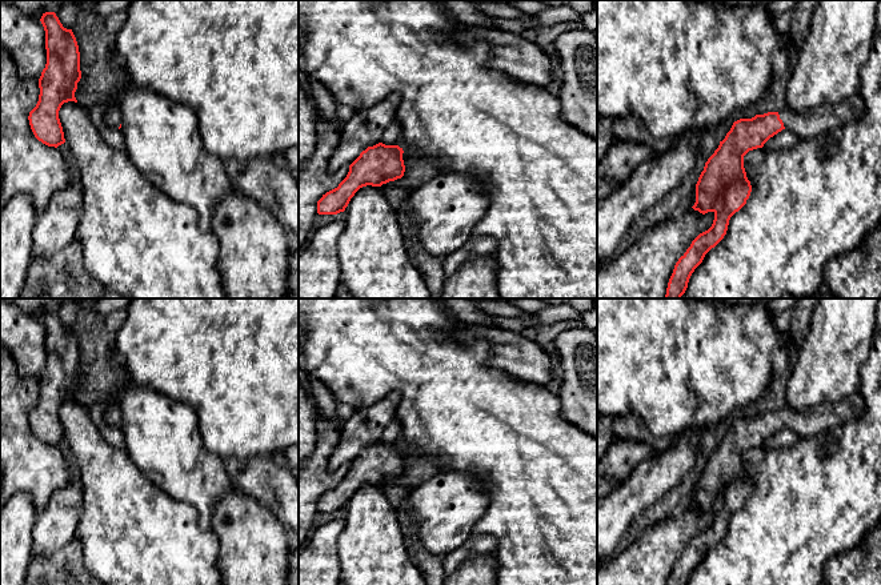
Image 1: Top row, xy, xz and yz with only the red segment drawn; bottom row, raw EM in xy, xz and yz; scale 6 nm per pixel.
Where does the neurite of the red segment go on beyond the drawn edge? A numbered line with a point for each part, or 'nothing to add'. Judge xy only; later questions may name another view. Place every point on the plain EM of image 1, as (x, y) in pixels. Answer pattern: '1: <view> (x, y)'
1: xy (112, 415)

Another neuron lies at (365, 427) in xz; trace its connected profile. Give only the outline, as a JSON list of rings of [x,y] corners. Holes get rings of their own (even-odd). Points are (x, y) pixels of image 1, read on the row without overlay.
[[[392,392],[372,406],[355,410],[343,421],[340,441],[329,457],[328,469],[333,472],[351,464],[368,445],[381,441],[385,428],[396,418],[400,401],[401,394]]]

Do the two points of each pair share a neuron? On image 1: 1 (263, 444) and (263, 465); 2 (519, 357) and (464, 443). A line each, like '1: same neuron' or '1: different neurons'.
1: different neurons
2: different neurons

